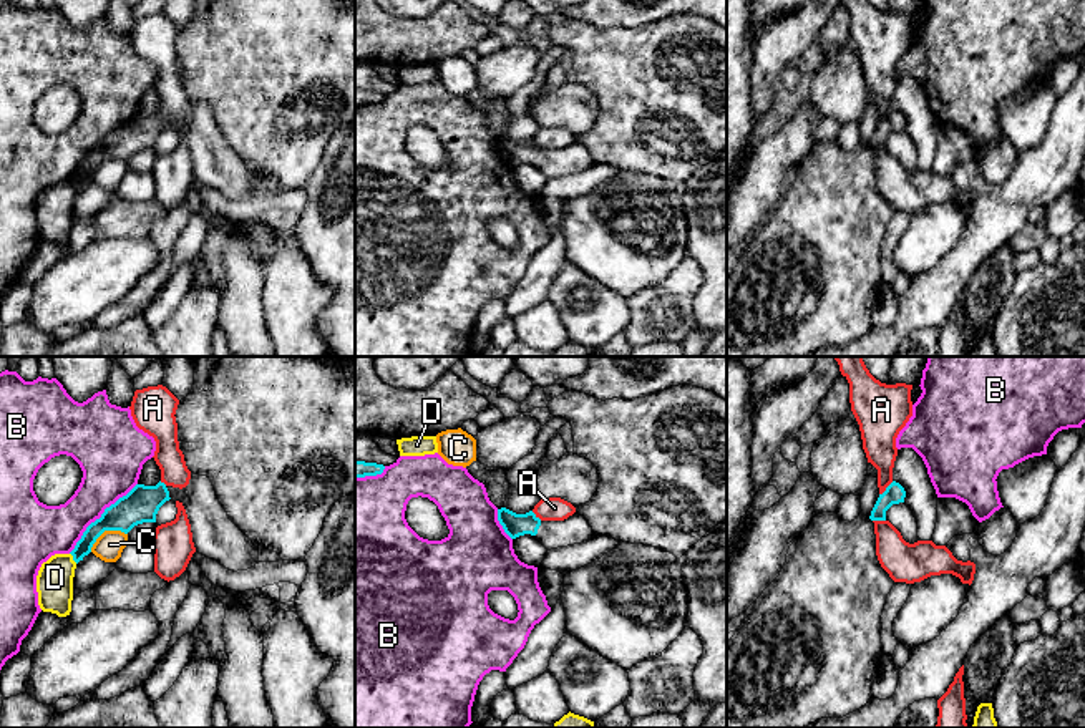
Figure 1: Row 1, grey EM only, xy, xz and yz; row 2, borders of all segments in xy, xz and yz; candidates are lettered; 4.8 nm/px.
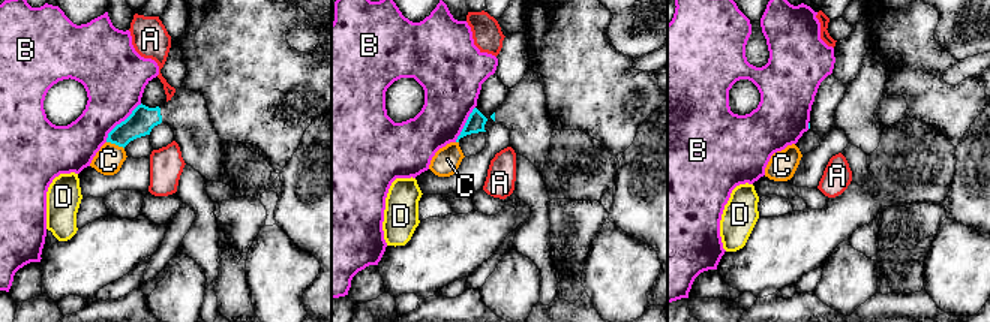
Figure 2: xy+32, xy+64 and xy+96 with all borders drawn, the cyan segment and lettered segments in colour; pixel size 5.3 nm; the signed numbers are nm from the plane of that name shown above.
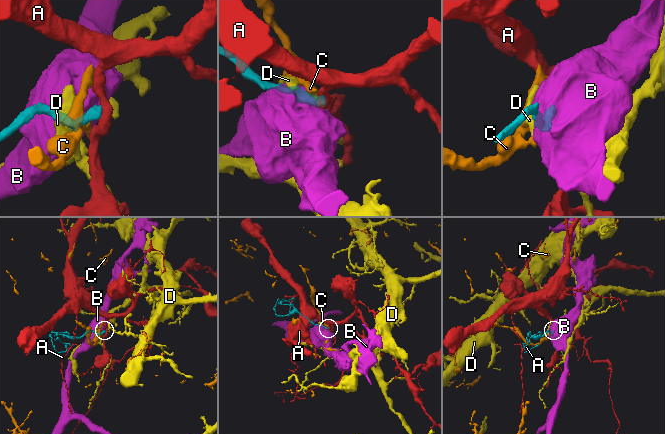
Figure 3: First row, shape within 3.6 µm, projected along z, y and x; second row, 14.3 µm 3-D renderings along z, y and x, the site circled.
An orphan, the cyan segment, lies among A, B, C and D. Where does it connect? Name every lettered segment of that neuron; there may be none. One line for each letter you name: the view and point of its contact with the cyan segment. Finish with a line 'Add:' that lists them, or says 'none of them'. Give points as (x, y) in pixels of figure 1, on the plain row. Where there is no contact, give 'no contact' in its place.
Add: none of them

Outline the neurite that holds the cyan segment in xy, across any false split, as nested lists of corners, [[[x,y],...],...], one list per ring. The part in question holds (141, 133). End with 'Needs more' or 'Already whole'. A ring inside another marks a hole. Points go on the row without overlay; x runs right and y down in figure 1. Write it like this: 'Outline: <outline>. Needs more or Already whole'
Outline: [[[191,101],[182,118],[158,111],[136,113],[126,124],[105,138],[91,151],[70,181],[78,192],[91,181],[105,159],[128,163],[134,154],[156,151],[156,143],[166,129],[179,129],[187,143],[196,181],[217,189],[229,199],[247,199],[259,192],[259,179],[252,169],[229,148],[207,104]]]. Needs more

